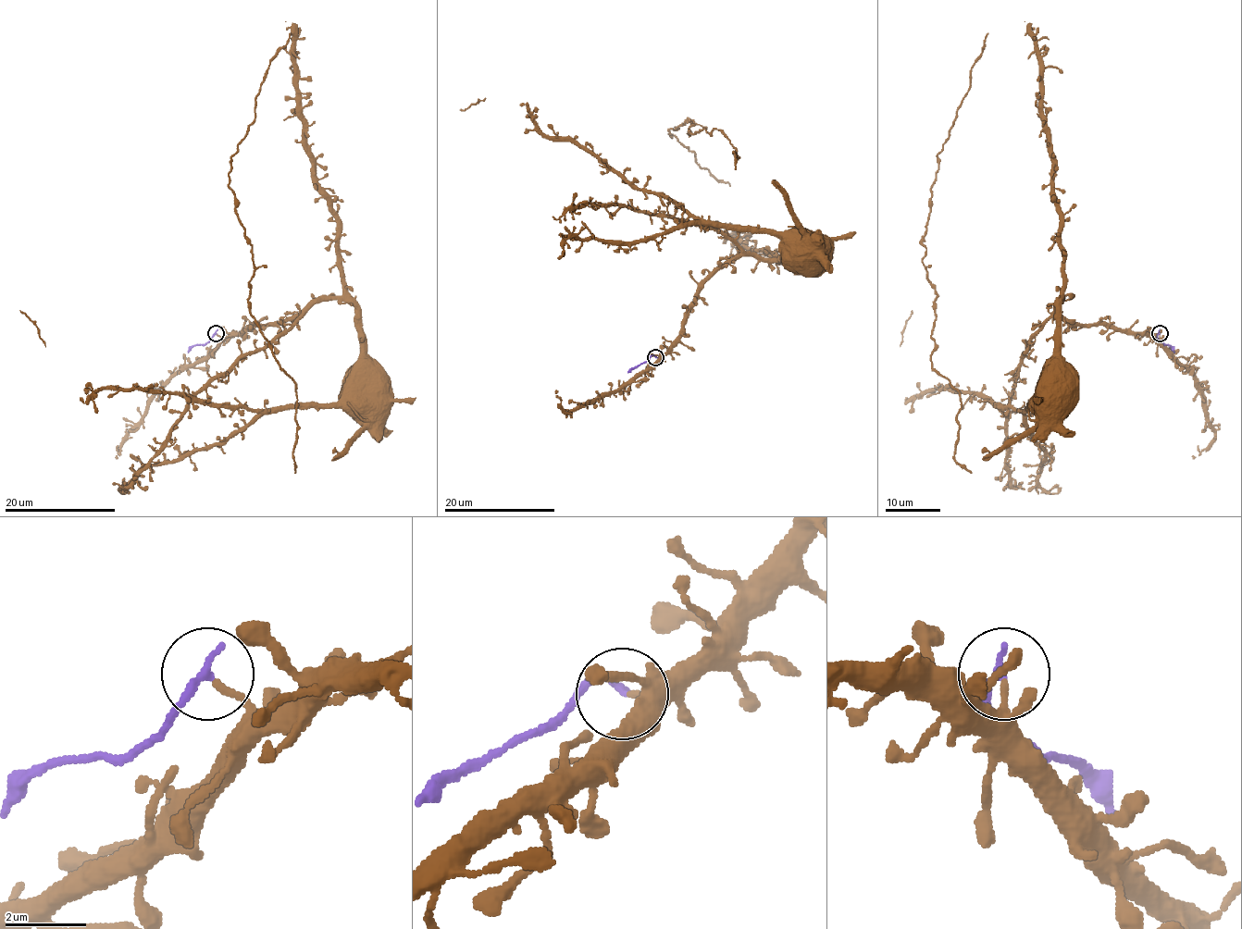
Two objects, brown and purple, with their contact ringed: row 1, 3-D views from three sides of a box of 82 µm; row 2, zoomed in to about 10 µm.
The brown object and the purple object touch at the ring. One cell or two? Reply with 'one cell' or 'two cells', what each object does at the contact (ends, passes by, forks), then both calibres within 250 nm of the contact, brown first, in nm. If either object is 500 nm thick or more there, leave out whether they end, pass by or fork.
two cells; brown ends there; purple ends there; 140 nm thick on the brown side, 240 nm on the other

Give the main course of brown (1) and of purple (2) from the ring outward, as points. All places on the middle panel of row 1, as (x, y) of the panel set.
1: (656, 357), (678, 335), (686, 308), (714, 273), (742, 256), (788, 259), (801, 253), (801, 240), (804, 245)
2: (655, 357), (652, 355), (627, 372)

